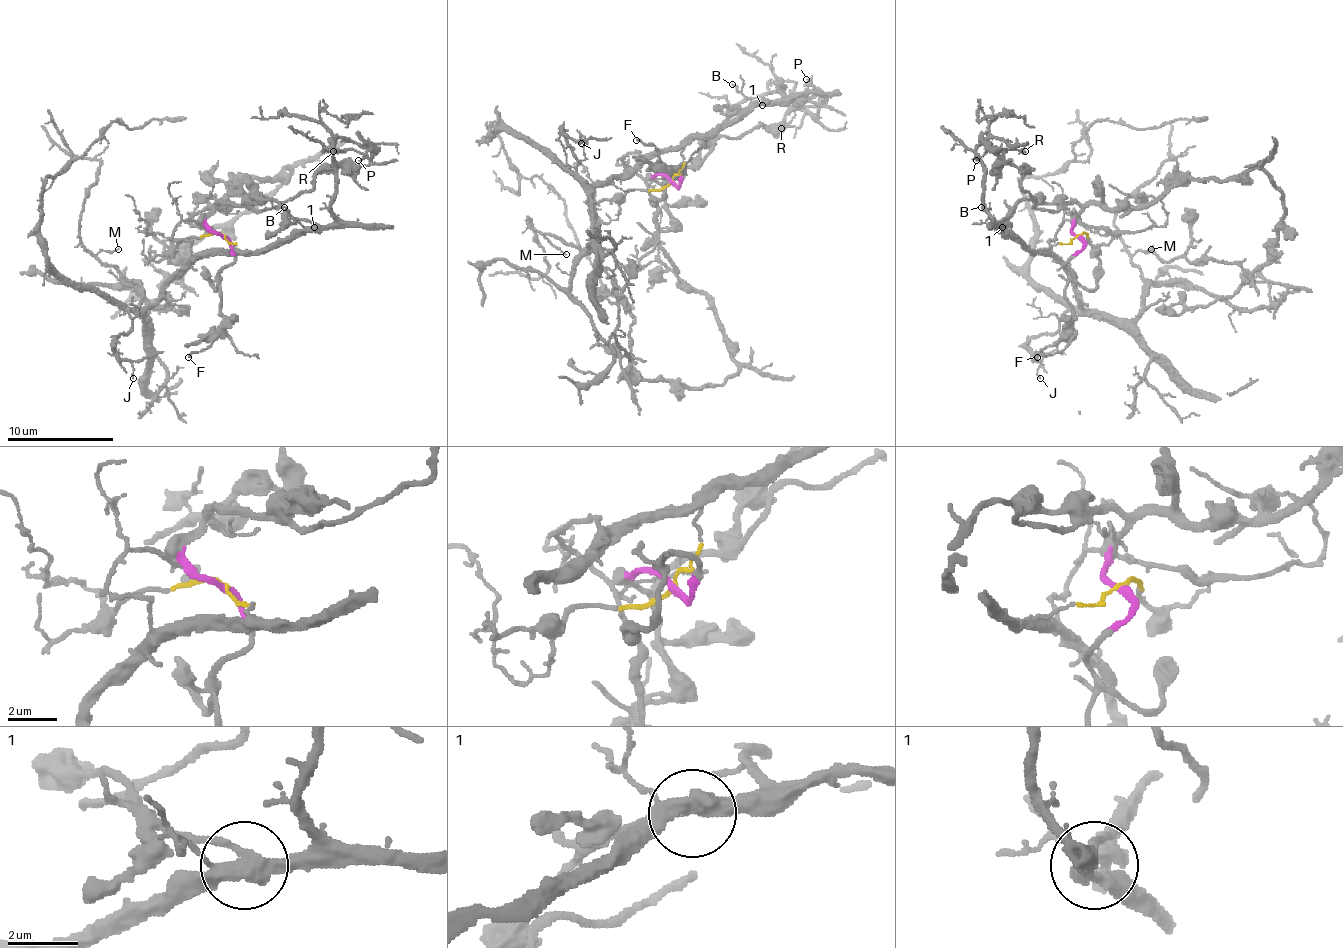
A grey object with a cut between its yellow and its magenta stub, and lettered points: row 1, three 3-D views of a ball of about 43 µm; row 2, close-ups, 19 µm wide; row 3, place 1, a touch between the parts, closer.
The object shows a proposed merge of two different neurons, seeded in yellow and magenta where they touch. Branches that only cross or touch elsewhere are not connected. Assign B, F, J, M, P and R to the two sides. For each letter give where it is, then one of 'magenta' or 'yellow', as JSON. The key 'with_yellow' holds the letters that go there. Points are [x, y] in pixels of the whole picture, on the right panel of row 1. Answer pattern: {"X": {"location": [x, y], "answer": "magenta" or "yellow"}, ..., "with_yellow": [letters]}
{"B": {"location": [981, 207], "answer": "yellow"}, "F": {"location": [1037, 357], "answer": "magenta"}, "J": {"location": [1040, 378], "answer": "yellow"}, "M": {"location": [1151, 249], "answer": "yellow"}, "P": {"location": [976, 160], "answer": "yellow"}, "R": {"location": [1025, 151], "answer": "yellow"}, "with_yellow": ["B", "J", "M", "P", "R"]}

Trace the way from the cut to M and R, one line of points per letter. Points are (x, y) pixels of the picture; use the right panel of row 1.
M: (1079, 235), (1047, 251), (1071, 272), (1076, 299), (1121, 320), (1135, 317), (1145, 288), (1132, 256), (1151, 248)
R: (1079, 235), (1034, 251), (983, 203), (983, 161), (975, 150), (991, 137), (999, 137), (1005, 150), (1026, 150)

